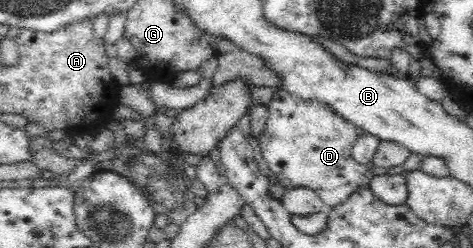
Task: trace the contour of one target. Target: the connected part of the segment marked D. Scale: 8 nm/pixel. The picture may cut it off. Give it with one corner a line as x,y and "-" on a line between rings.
283,85
274,89
267,106
269,118
256,140
259,152
278,184
286,190
310,188
331,209
347,200
362,184
370,184
374,177
371,165
355,164
350,153
351,145
362,132
338,116
333,107
321,100
301,99

